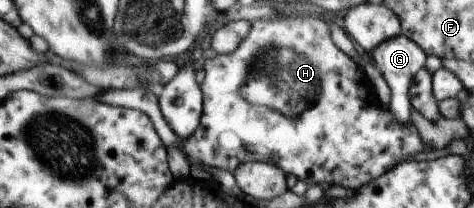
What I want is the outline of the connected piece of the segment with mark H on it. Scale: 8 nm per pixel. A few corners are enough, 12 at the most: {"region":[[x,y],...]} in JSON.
{"region":[[329,23],[207,58],[191,166],[356,192],[432,149]]}

